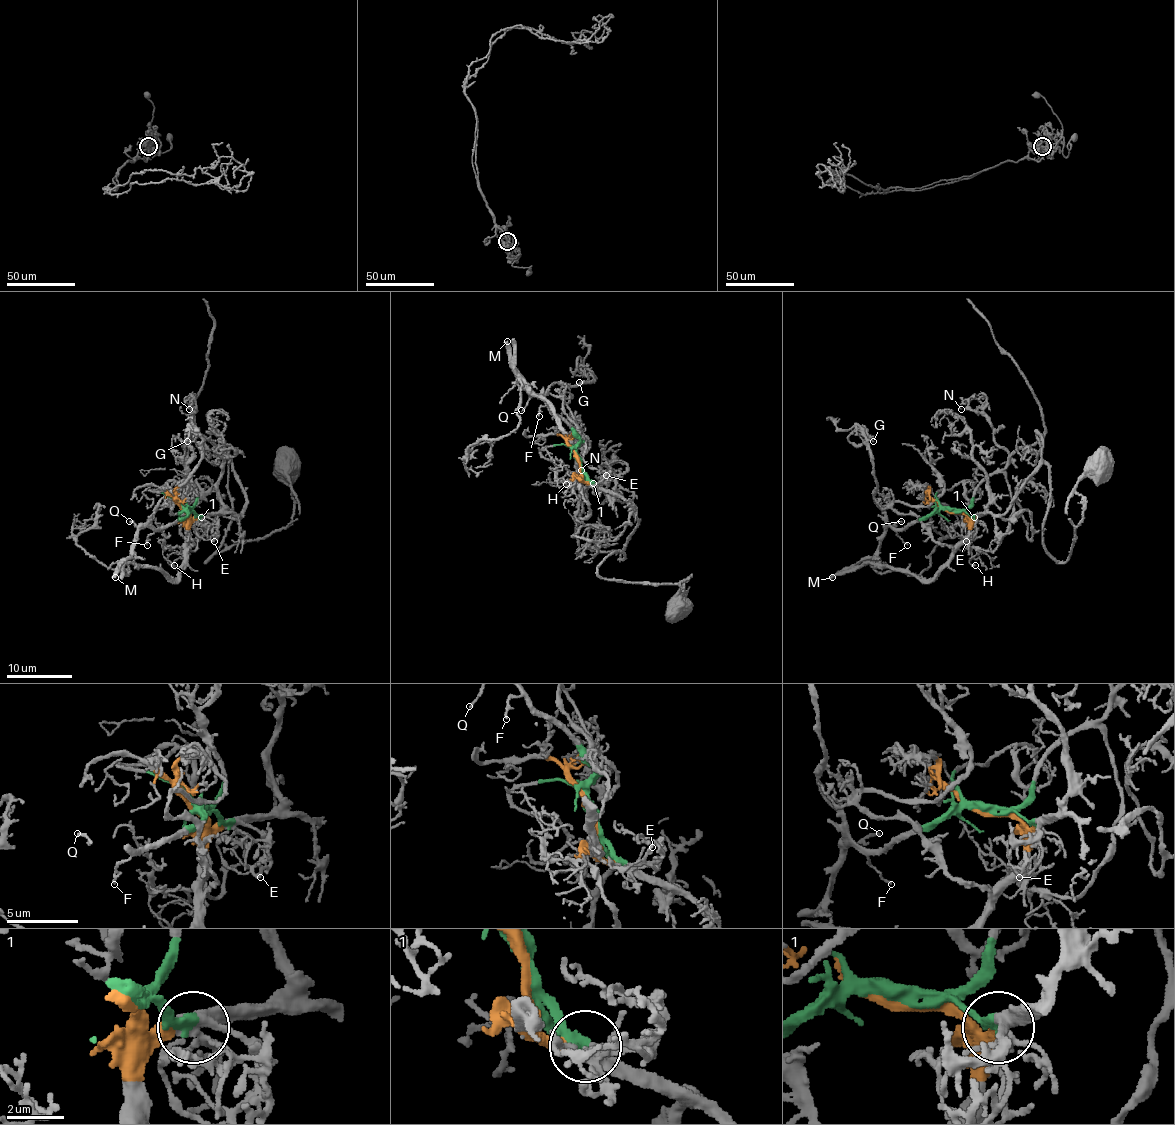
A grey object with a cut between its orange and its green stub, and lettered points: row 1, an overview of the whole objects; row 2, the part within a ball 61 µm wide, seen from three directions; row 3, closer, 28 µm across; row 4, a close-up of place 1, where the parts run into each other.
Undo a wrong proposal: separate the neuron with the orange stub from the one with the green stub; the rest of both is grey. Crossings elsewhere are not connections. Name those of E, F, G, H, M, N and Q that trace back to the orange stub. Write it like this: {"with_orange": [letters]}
{"with_orange": []}

